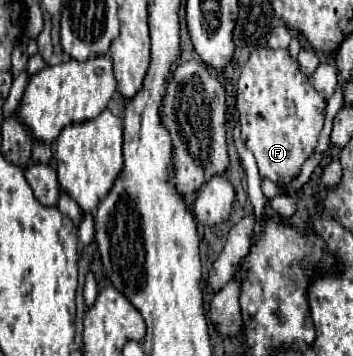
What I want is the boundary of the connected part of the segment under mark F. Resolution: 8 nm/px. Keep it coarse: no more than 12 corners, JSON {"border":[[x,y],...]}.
{"border":[[287,49],[239,77],[241,139],[261,177],[295,177],[325,99]]}

